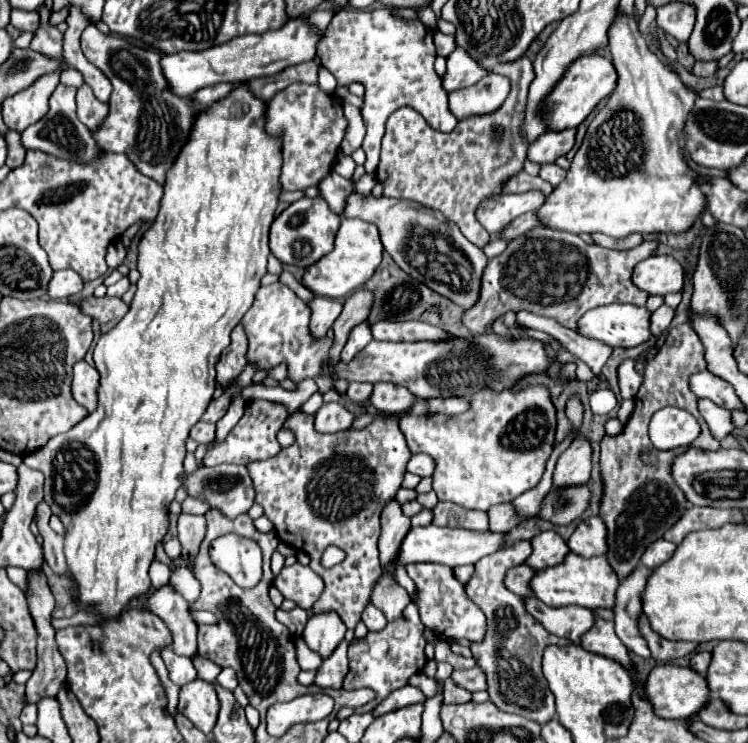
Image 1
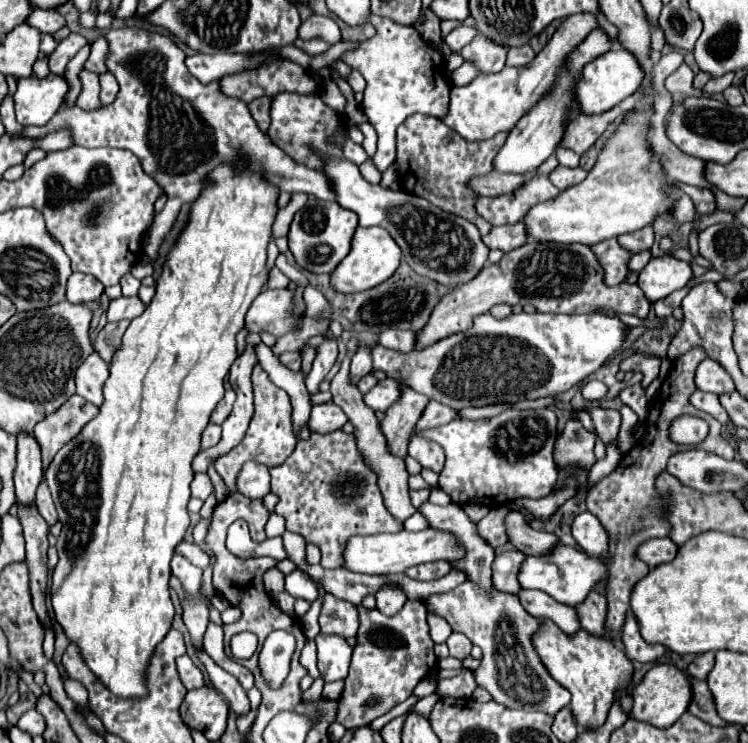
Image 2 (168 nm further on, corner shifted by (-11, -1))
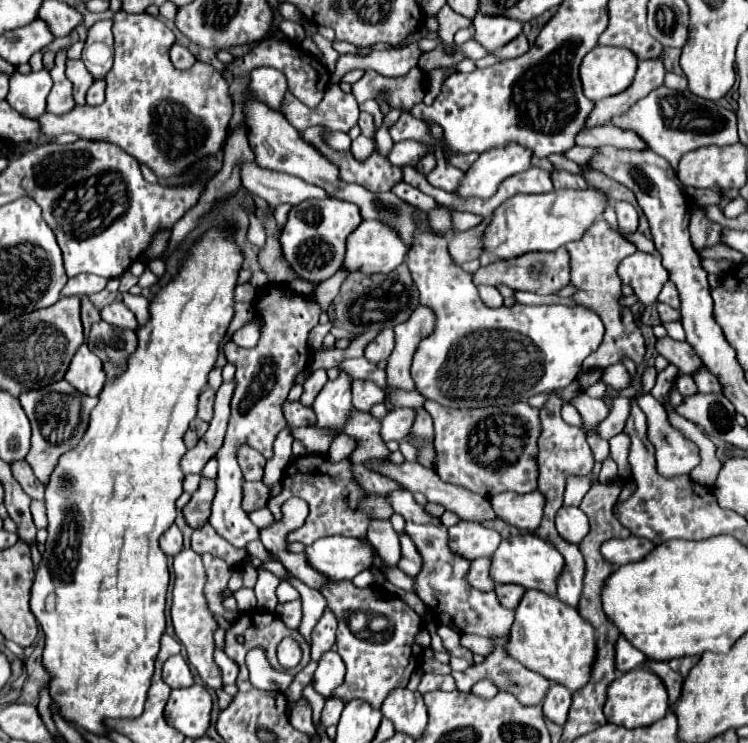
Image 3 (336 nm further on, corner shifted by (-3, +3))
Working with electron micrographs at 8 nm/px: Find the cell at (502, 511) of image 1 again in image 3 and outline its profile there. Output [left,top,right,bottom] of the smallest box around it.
[449,522,499,560]

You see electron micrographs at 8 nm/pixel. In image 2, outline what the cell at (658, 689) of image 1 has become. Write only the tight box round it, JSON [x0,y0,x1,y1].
[629,664,691,726]

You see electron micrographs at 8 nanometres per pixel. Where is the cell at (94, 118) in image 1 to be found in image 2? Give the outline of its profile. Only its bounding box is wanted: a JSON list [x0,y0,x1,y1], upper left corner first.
[75,70,99,110]

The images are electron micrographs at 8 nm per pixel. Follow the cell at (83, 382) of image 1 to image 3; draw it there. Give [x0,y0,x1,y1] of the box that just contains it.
[65,344,105,396]

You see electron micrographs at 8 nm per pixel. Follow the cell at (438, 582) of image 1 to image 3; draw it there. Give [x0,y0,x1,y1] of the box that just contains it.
[399,532,423,576]

